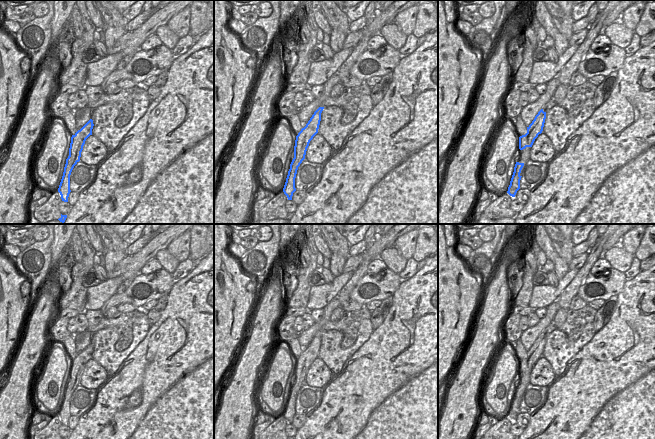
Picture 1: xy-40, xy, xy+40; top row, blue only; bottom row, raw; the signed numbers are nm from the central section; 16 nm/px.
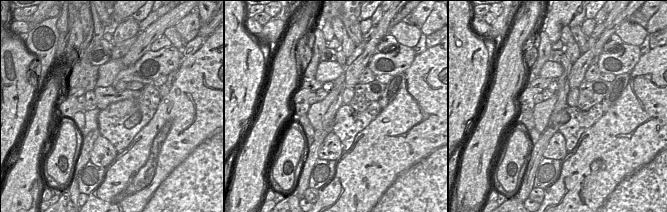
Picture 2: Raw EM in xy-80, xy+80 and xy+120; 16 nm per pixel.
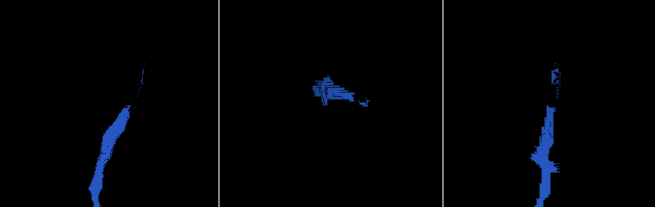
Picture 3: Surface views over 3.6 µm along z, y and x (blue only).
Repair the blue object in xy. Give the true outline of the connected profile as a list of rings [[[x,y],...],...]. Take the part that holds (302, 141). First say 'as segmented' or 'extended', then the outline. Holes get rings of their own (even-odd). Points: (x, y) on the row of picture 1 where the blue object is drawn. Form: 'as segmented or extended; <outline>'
as segmented; [[[319,107],[314,112],[306,126],[302,128],[296,136],[294,146],[294,158],[290,164],[290,169],[288,171],[286,182],[283,188],[283,192],[287,196],[288,200],[292,200],[293,193],[296,191],[295,178],[297,170],[302,161],[305,159],[306,151],[310,141],[318,133],[321,121],[321,113],[323,109],[324,107]]]

